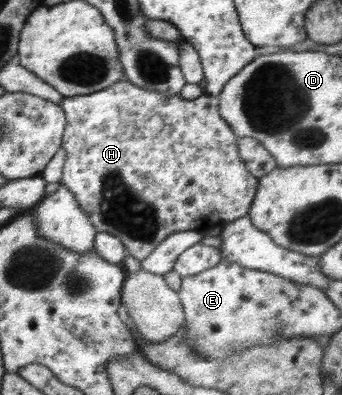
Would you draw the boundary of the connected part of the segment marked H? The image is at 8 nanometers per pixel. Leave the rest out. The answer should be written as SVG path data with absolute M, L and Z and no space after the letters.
M123 79L89 95L64 97L60 101L61 109L64 109L66 125L62 140L62 149L65 151L66 159L62 169L62 177L59 183L63 184L69 192L75 194L81 211L86 213L91 223L98 232L105 232L118 237L124 249L131 252L131 257L143 262L153 250L160 245L166 237L173 233L185 230L197 230L205 233L217 226L222 226L230 221L235 221L244 215L248 215L249 208L255 199L259 178L254 177L246 168L245 162L241 161L237 151L238 137L231 130L225 119L219 114L218 96L203 93L196 99L187 100L180 96L169 96L166 98L162 93L141 89L133 85L129 80Z

